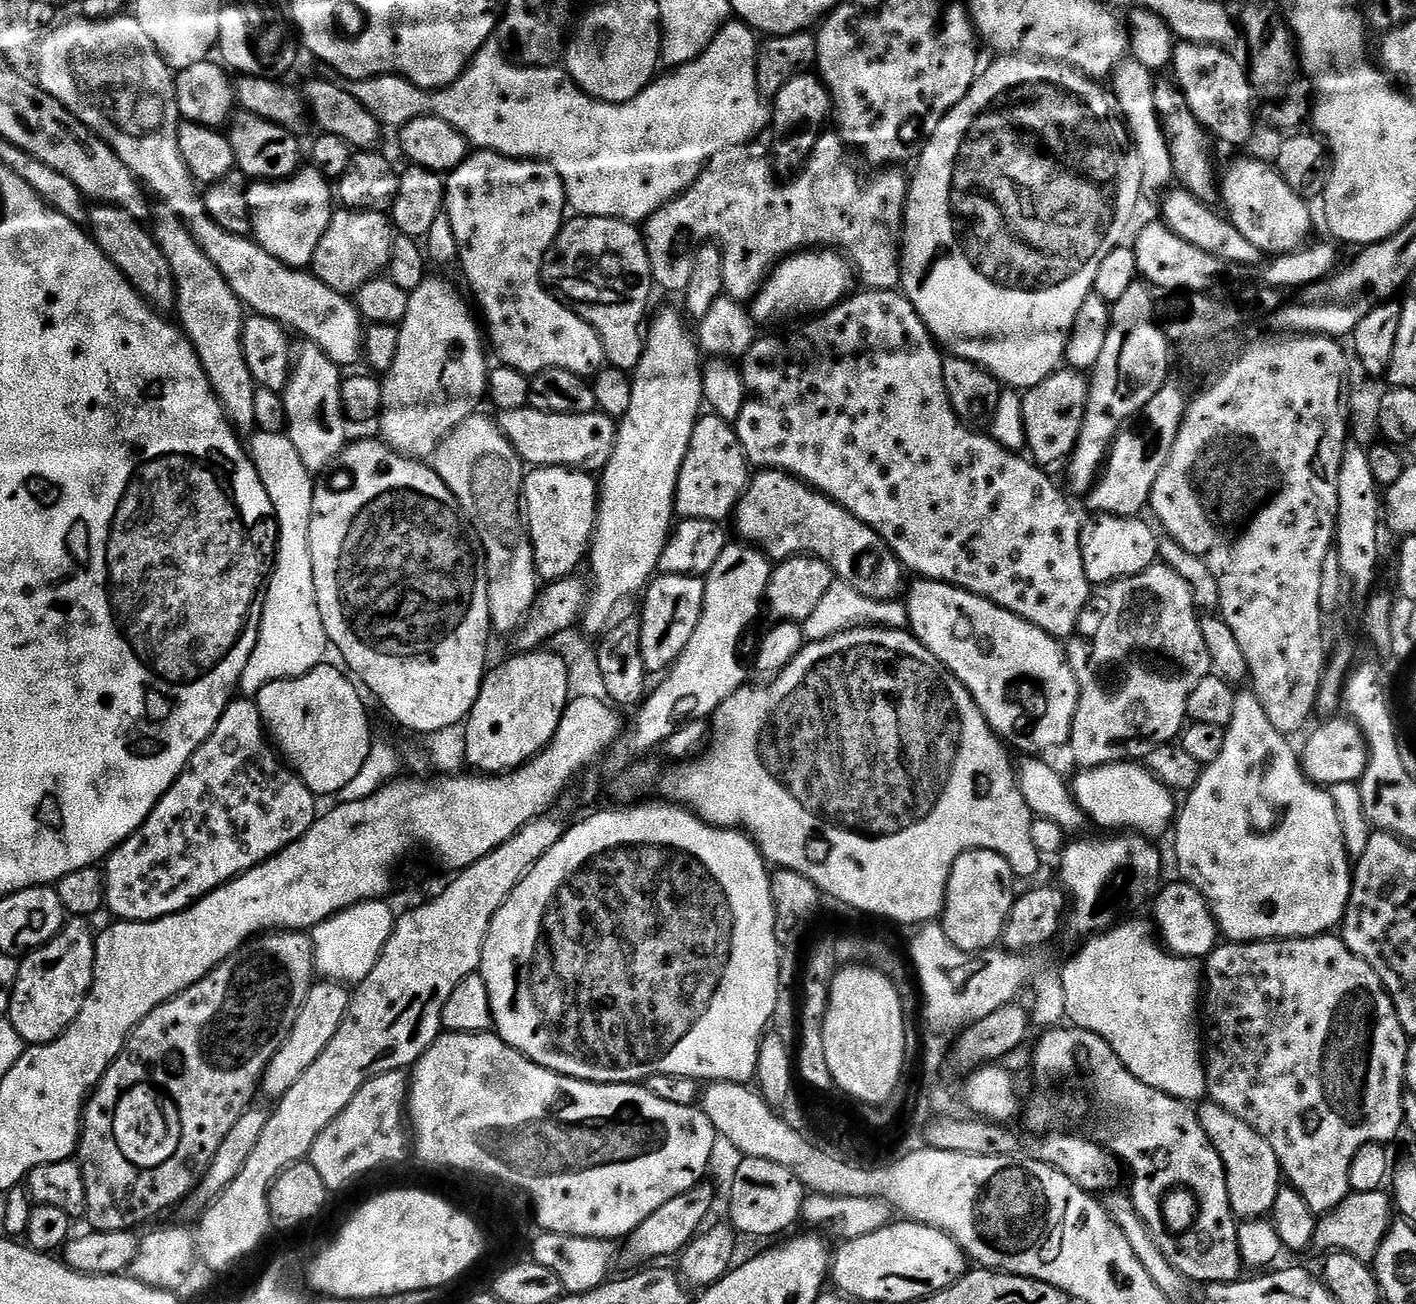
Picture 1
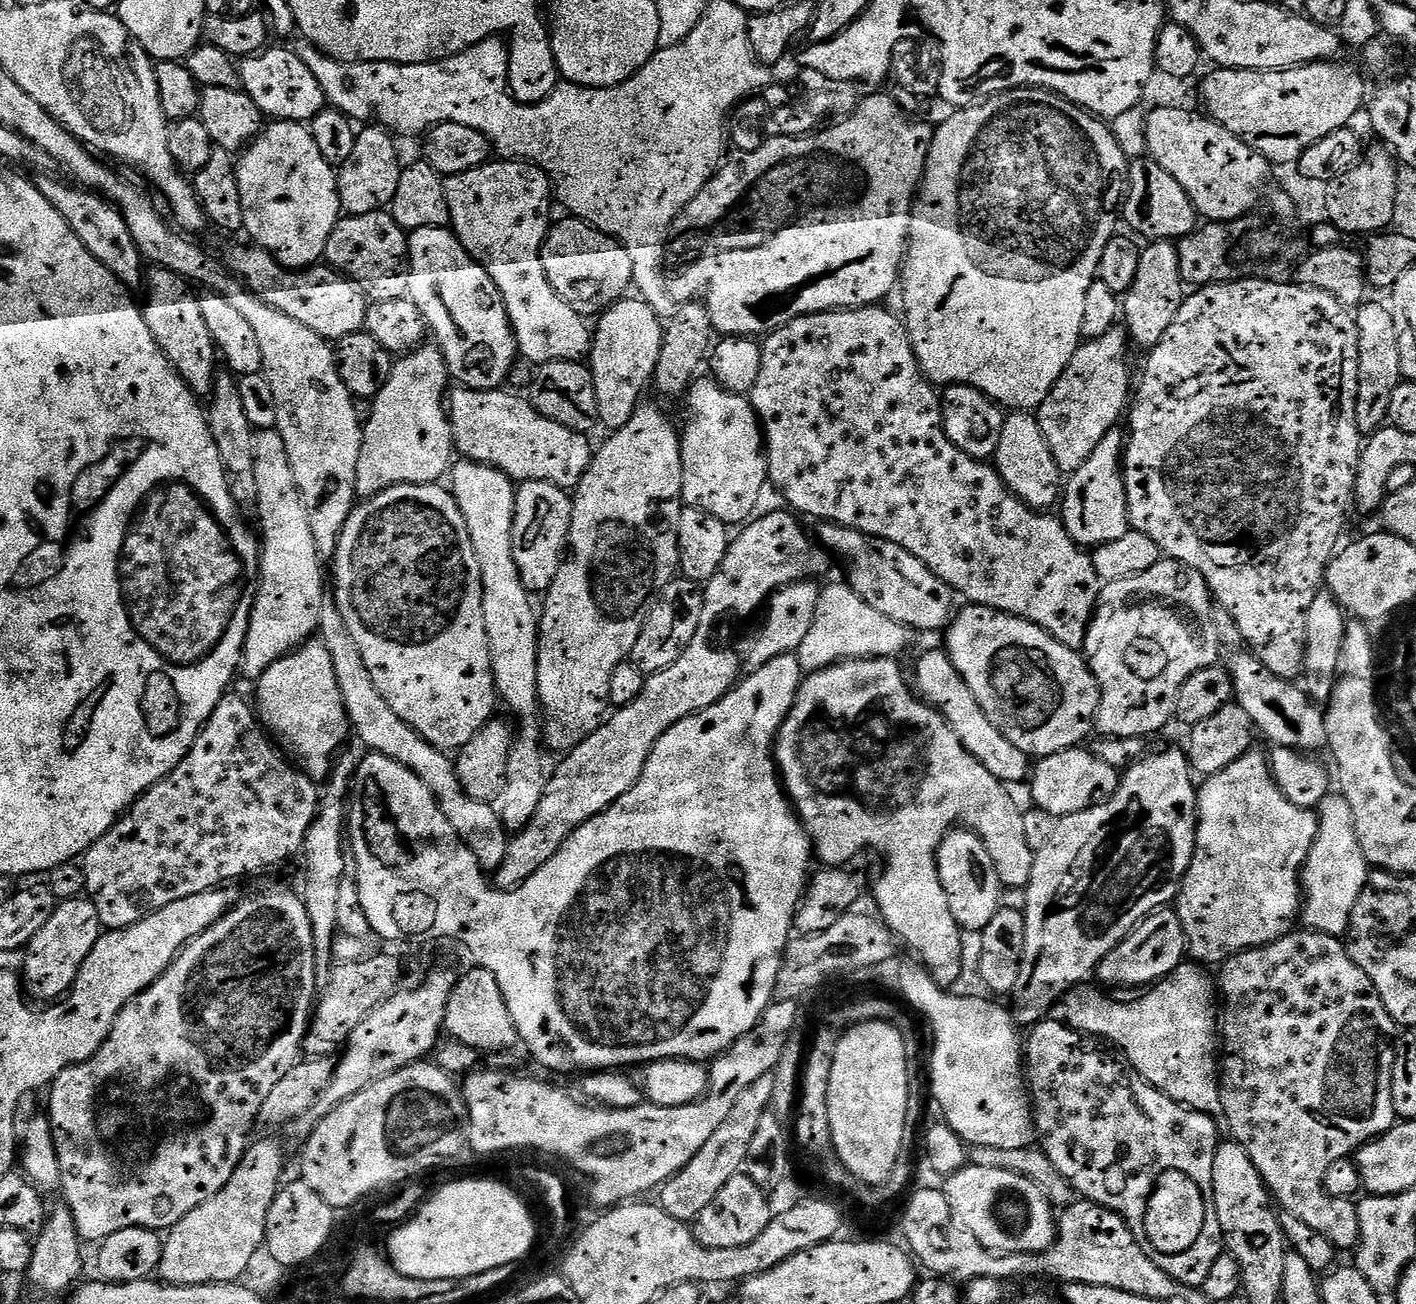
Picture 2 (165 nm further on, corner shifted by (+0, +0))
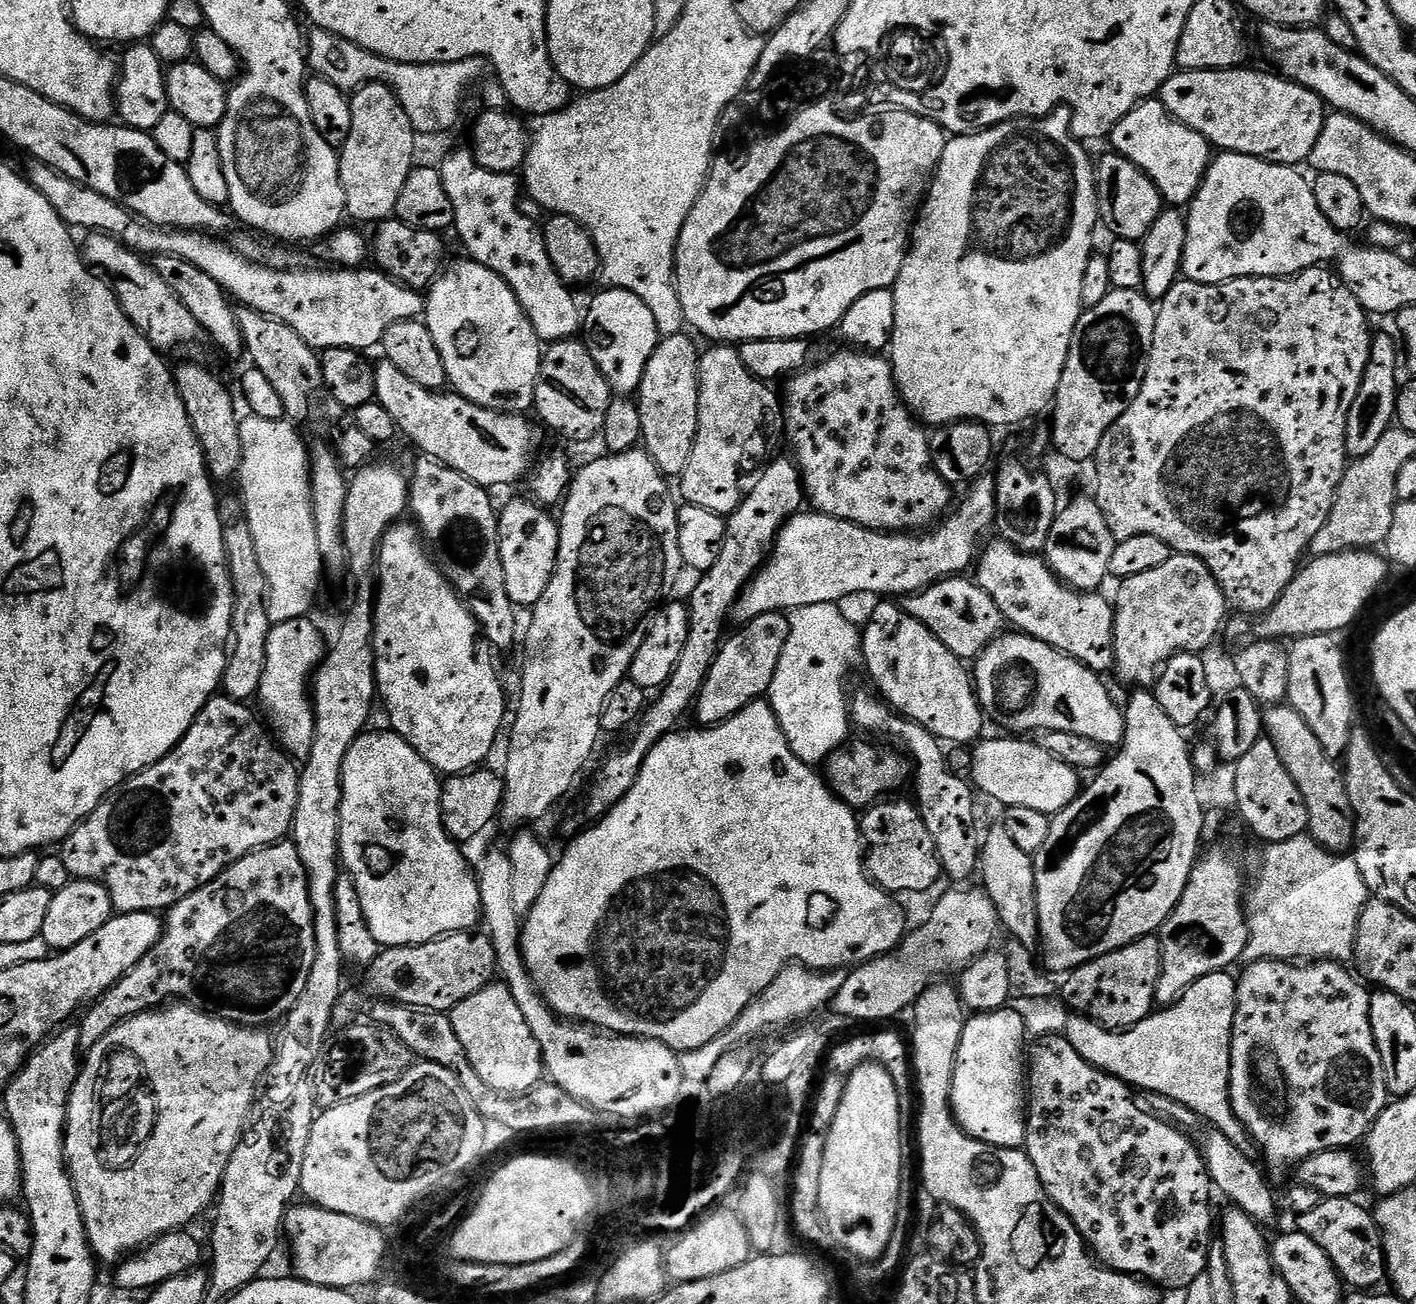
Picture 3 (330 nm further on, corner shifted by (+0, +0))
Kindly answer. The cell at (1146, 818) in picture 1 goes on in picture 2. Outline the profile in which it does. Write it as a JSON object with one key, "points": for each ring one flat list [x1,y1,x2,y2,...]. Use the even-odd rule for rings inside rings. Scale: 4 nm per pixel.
{"points":[[1077,746,1067,748,1053,756,1045,756,1040,764,1031,769,1030,785,1032,784,1031,803,1038,808,1050,810,1057,818,1078,814,1095,804,1109,800,1120,784,1121,773,1114,766,1106,766,1102,758,1095,756,1091,750]]}

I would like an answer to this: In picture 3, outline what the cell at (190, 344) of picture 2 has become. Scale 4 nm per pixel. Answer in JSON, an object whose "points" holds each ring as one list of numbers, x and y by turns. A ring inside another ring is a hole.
{"points":[[200,364,175,365,174,375,178,386,178,394,182,398,182,406,186,406,186,414,194,426,194,434,204,451,204,461,208,467,208,475,216,482,220,482,220,480,235,481,242,462,241,417,239,415,236,416,236,404,232,401,232,396,228,393,227,386,210,369,203,368]]}

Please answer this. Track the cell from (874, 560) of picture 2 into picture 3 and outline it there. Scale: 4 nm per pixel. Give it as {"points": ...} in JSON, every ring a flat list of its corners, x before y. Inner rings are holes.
{"points":[[968,578,938,580,929,588,913,592,903,601,904,611,922,622,962,662,975,661,976,657,988,649,988,645,1005,631,1006,621,1002,610,986,590]]}

